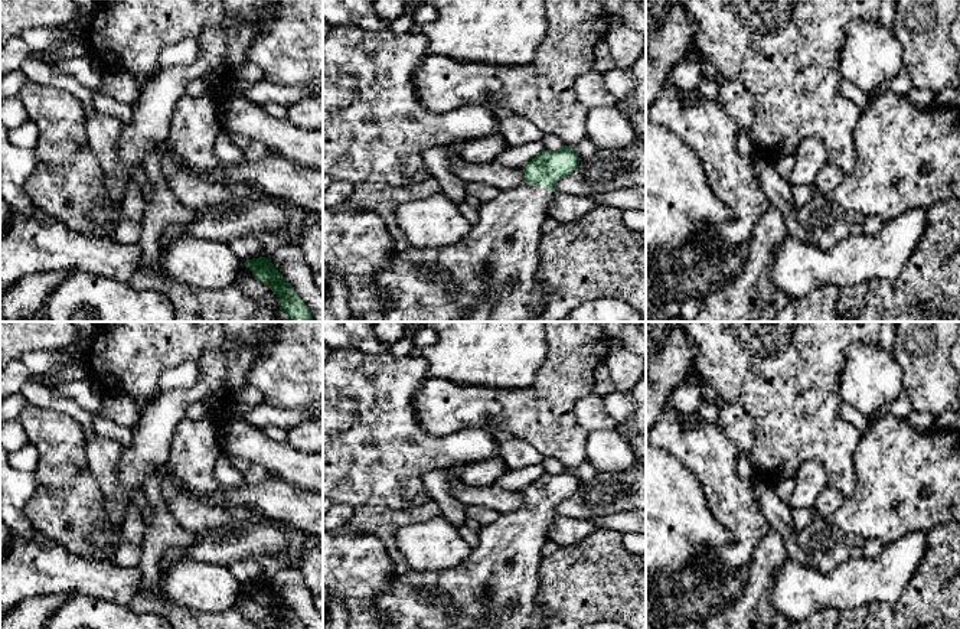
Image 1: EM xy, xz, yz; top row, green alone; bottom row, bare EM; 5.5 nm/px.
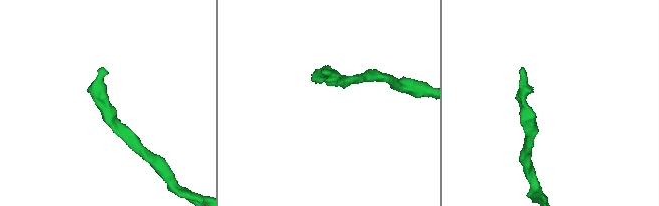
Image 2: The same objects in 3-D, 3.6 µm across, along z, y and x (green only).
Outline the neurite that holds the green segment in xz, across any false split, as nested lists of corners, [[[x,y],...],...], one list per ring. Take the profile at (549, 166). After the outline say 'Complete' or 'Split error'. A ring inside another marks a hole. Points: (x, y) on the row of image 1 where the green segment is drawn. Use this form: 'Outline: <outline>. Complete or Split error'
Outline: [[[571,147],[543,150],[523,167],[525,183],[500,190],[494,199],[481,203],[479,222],[454,245],[424,250],[399,245],[389,264],[373,276],[383,297],[381,322],[457,322],[489,293],[496,294],[492,322],[532,322],[542,310],[545,296],[536,280],[542,224],[556,182],[574,173],[578,164],[579,157]]]. Split error

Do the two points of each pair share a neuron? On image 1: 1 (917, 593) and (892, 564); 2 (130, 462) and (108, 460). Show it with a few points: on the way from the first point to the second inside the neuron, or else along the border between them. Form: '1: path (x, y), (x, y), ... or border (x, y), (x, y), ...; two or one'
1: border (924, 553), (903, 593), (894, 602), (880, 602); two
2: border (124, 447), (118, 462), (120, 482), (110, 494); two

